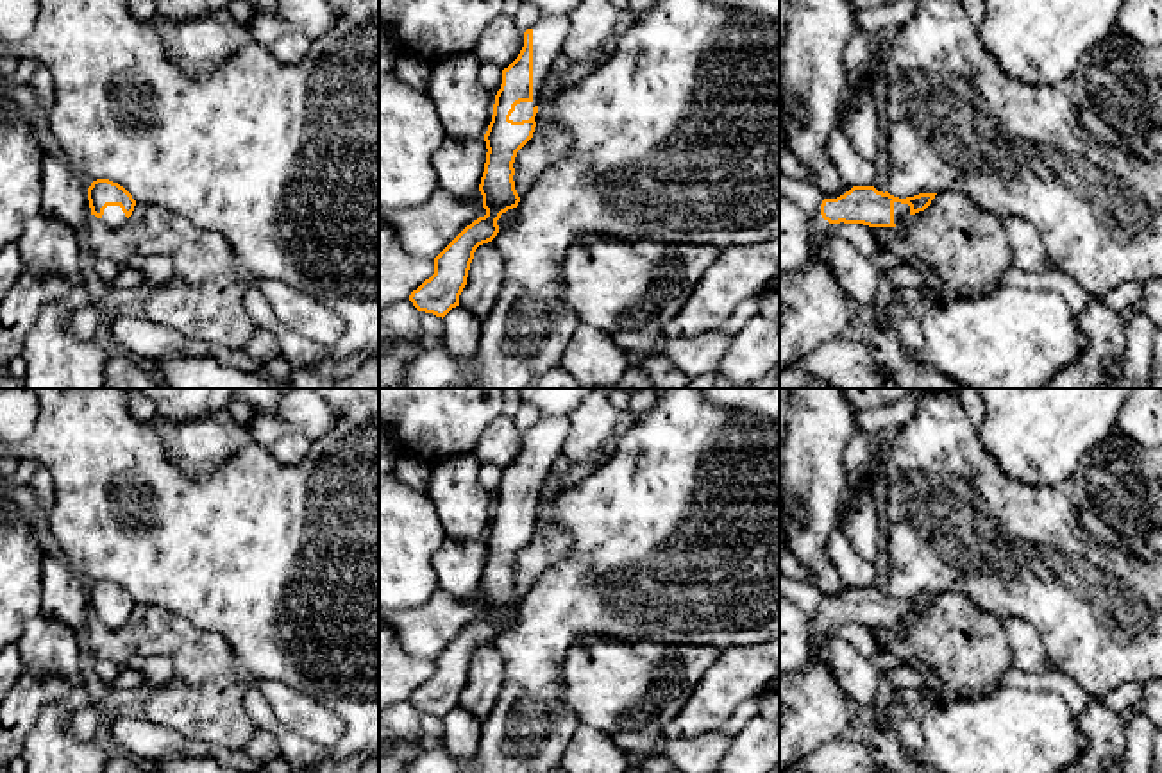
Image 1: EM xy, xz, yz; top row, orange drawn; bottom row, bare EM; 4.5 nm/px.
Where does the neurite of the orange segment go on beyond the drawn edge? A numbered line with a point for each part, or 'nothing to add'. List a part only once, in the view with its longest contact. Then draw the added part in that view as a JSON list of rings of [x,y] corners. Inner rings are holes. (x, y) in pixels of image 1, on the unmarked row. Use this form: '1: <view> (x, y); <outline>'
1: xz (549, 432); [[[542,415],[533,429],[533,501],[515,506],[509,521],[522,522],[533,517],[545,480],[552,474],[552,463],[563,451],[570,429],[568,415]]]

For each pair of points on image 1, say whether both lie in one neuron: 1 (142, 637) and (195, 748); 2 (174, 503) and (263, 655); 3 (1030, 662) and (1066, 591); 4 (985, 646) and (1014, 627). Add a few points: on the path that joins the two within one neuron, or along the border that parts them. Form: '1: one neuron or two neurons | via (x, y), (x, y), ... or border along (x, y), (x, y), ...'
1: two neurons | border along (154, 722), (192, 739), (233, 750)
2: one neuron | via (208, 541), (263, 596), (263, 618)
3: two neurons | border along (1005, 616), (1025, 620), (1039, 634), (1052, 661)
4: two neurons | border along (998, 620), (1016, 666)

